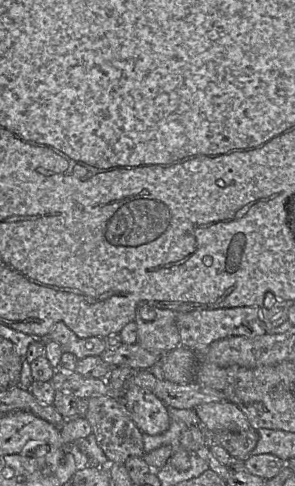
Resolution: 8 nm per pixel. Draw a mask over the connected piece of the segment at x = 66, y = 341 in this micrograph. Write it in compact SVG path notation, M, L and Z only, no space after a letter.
M59 322L53 327L46 340L59 343L63 352L72 353L78 360L88 356L101 356L107 349L106 338L80 338L63 322Z

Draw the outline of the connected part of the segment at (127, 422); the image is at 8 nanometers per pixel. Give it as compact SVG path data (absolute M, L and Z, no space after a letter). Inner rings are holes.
M97 396L88 400L86 419L109 463L124 463L130 457L142 457L144 455L143 433L130 417L124 401L110 396Z

